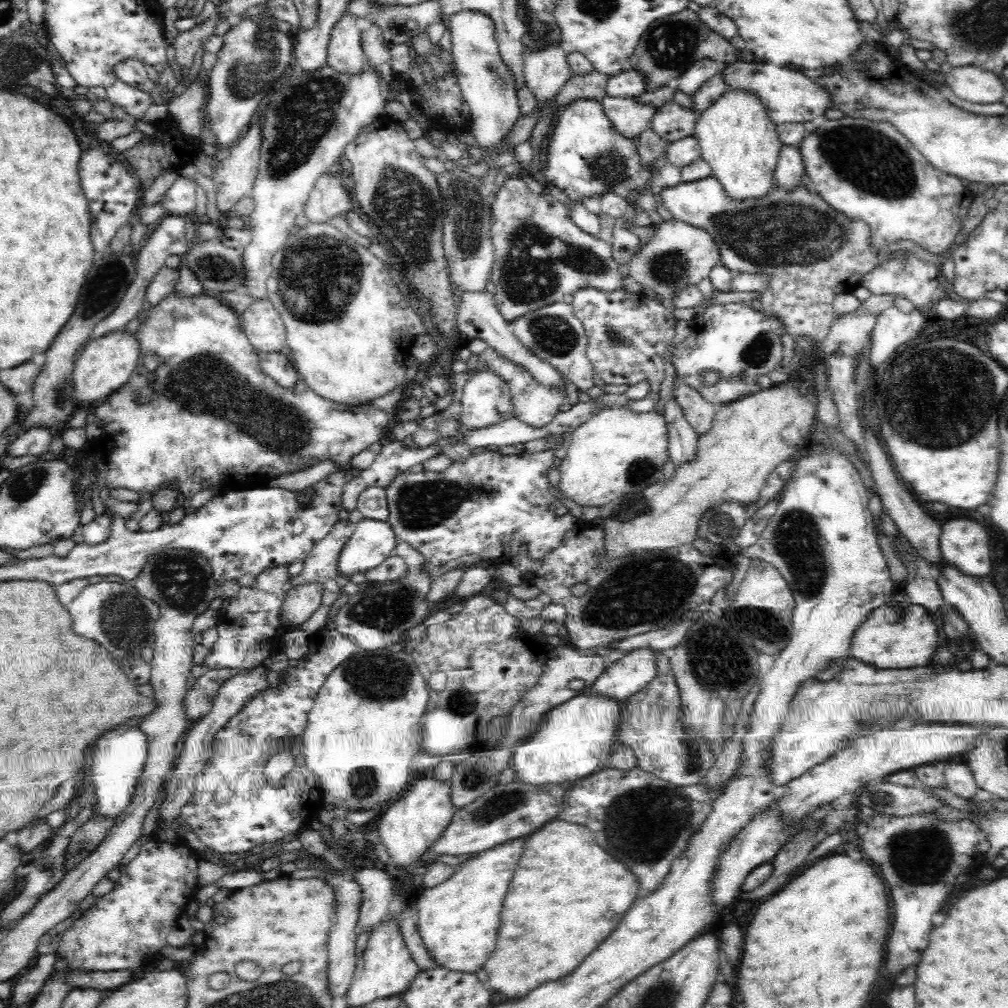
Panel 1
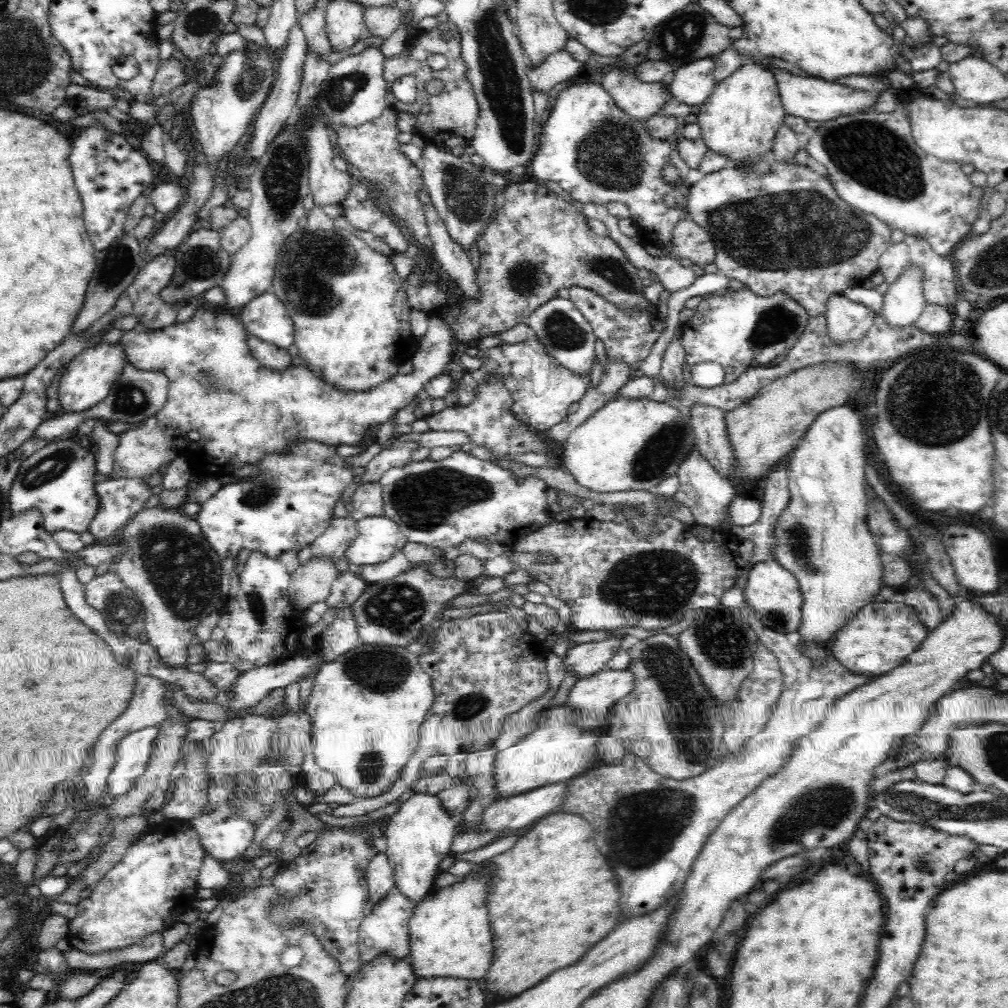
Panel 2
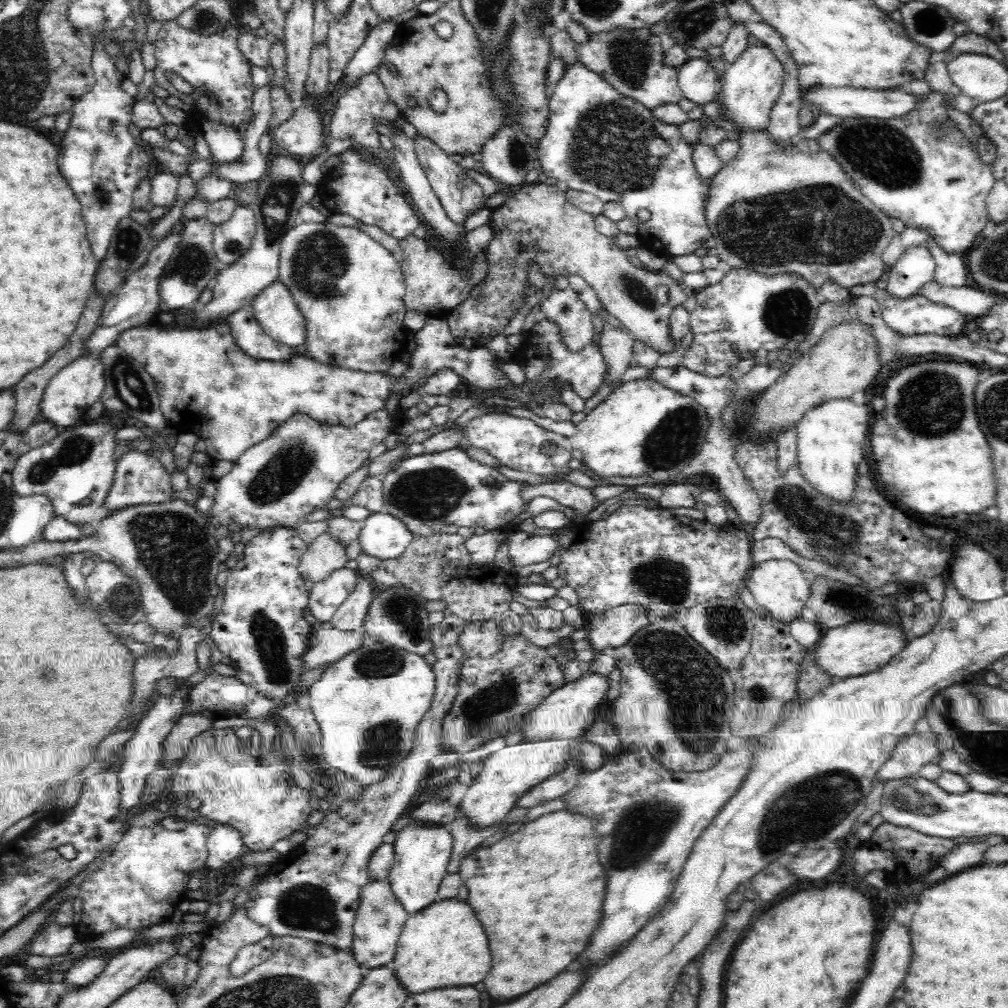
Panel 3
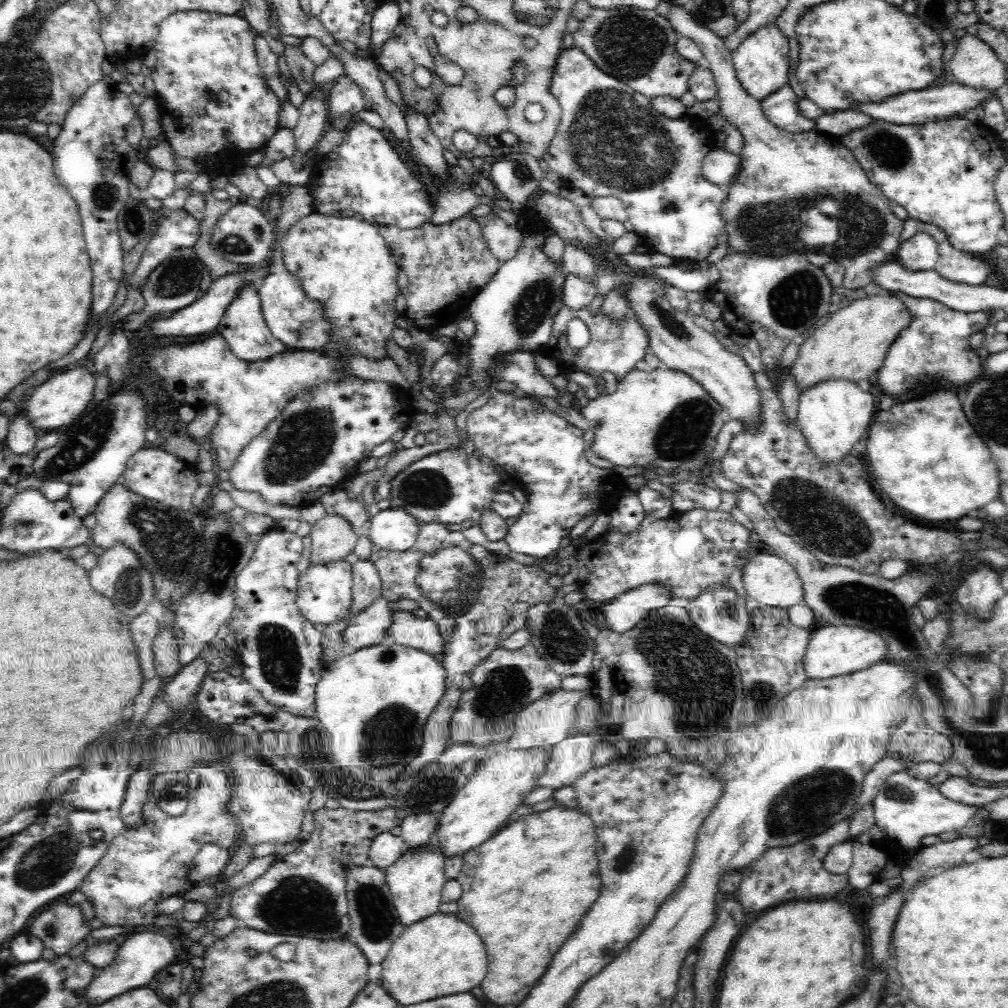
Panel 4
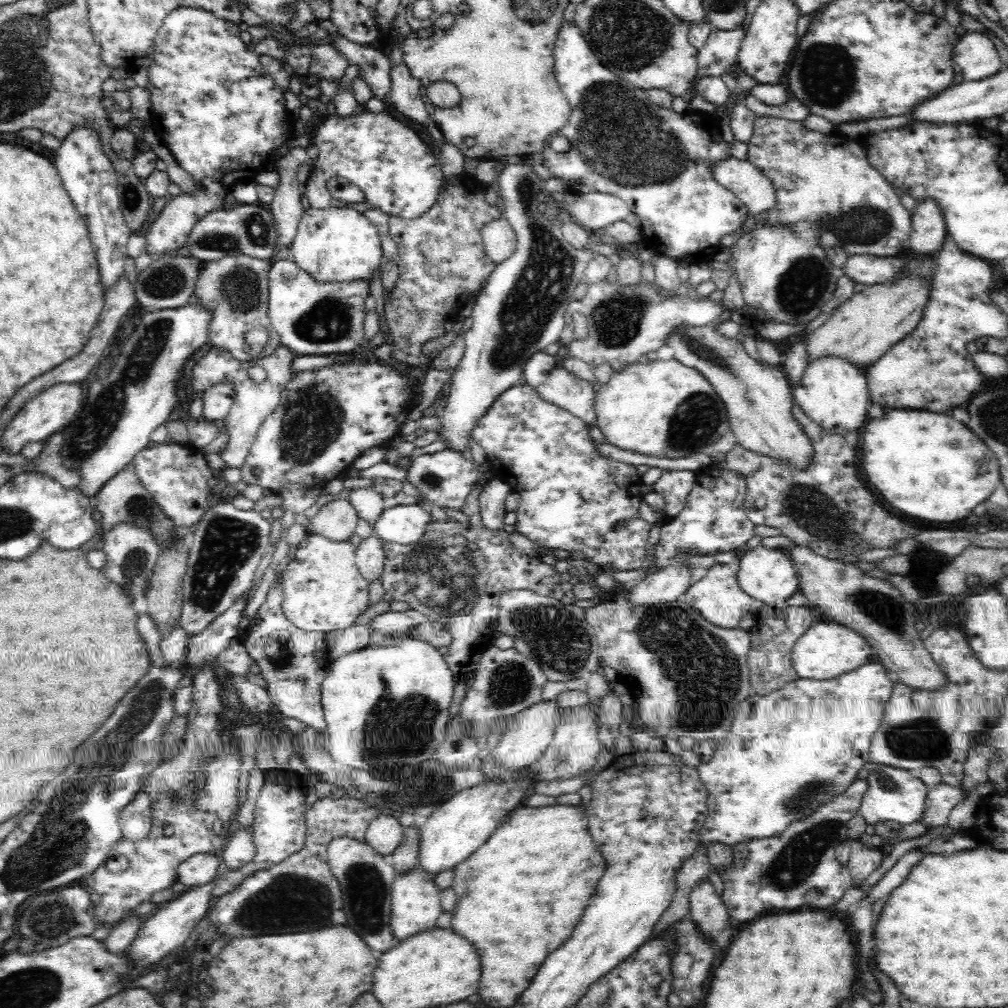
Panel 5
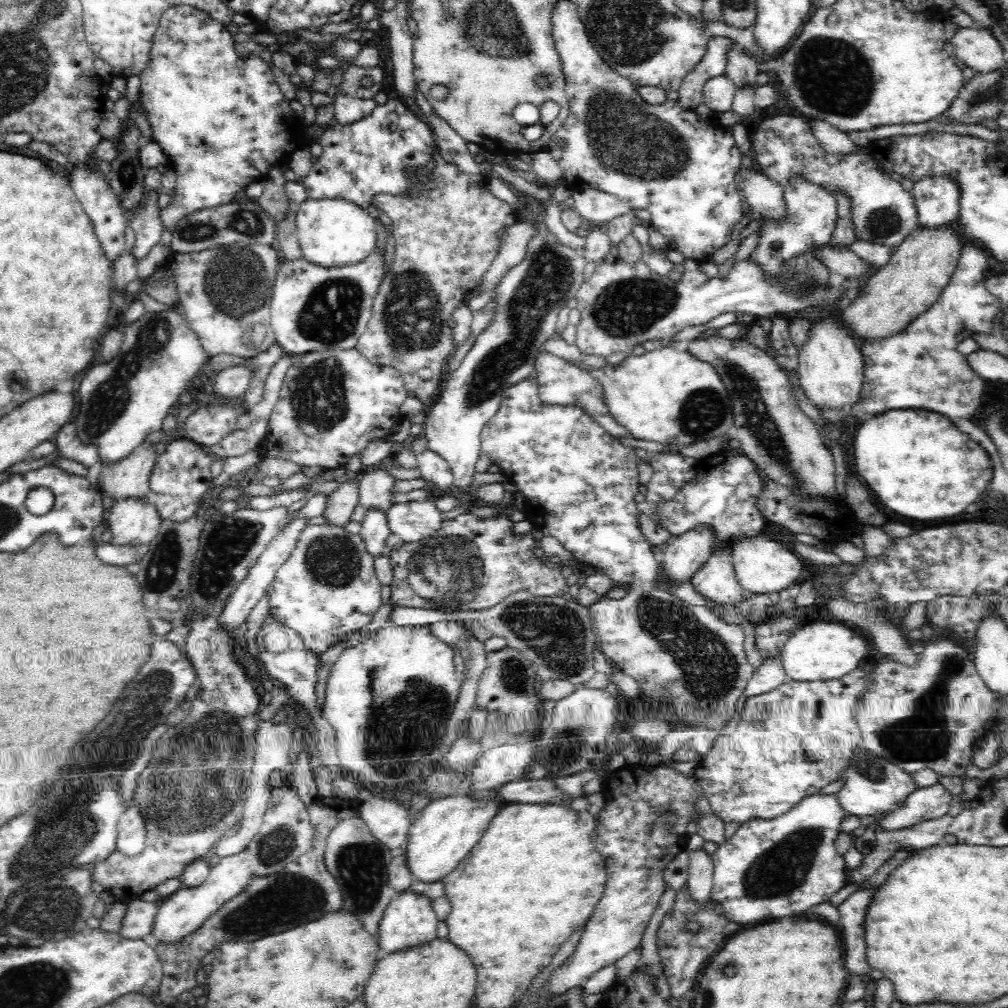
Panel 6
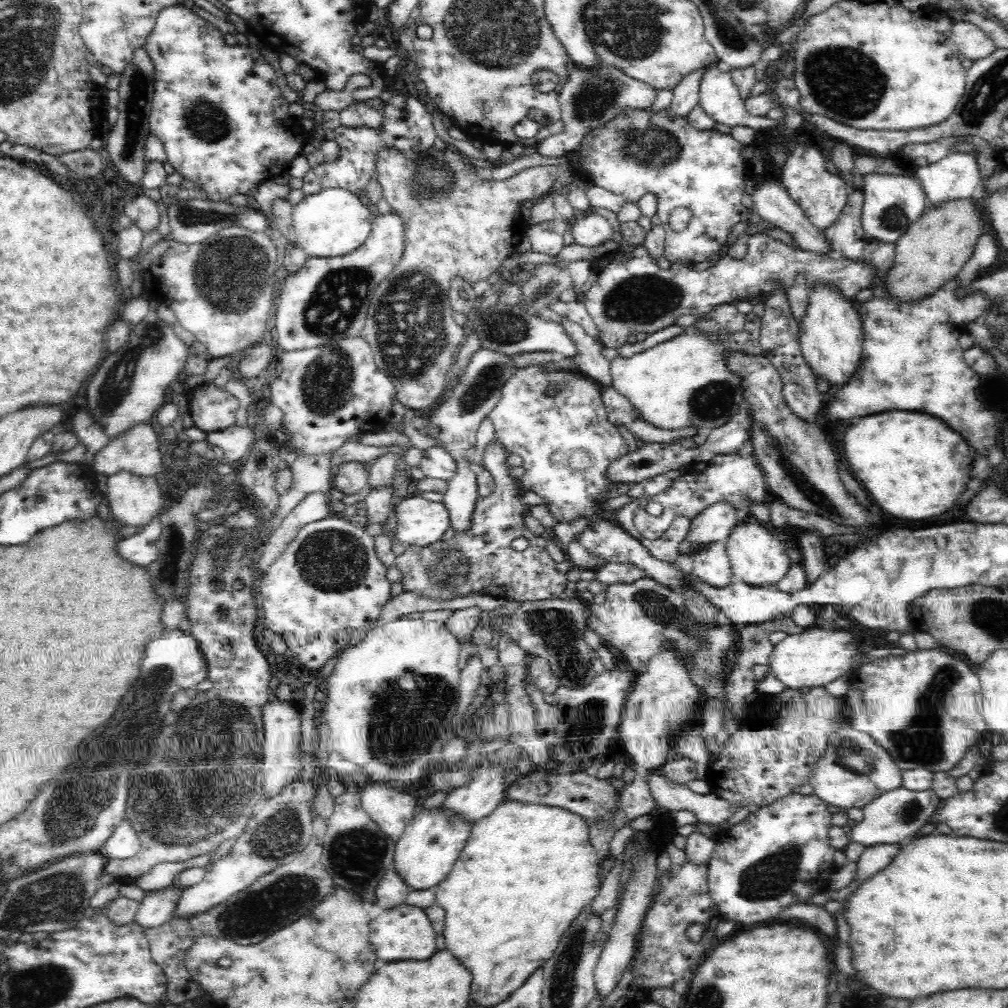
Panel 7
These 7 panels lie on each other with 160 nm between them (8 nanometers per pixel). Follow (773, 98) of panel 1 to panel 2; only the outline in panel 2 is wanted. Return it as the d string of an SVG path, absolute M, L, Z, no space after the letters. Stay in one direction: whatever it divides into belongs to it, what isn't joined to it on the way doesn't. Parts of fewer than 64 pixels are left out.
M770 68L774 75L779 97L788 116L796 116L804 120L816 120L823 123L827 120L846 116L852 113L858 113L863 108L874 106L878 102L880 94L870 93L860 89L852 89L846 85L840 85L835 82L828 82L816 77L802 77L793 75L785 69Z

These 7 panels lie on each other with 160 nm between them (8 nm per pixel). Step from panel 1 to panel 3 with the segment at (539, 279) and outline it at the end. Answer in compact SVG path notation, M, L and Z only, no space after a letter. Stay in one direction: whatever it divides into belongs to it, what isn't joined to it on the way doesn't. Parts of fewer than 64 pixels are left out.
M537 182L535 184L524 184L522 185L522 188L518 190L515 194L512 194L509 198L506 198L506 200L496 209L492 210L492 217L490 217L488 222L493 230L492 233L492 240L488 242L488 246L483 249L484 255L486 255L486 261L488 261L488 274L486 274L486 278L481 282L481 284L478 284L470 294L468 294L468 297L466 297L466 300L456 308L456 310L449 313L449 316L446 318L447 324L449 325L449 331L451 332L451 335L457 340L460 341L463 338L472 338L472 340L476 340L476 338L482 338L482 336L498 336L498 334L504 334L504 330L506 326L509 324L511 318L516 315L520 309L522 309L525 305L524 297L525 292L525 285L529 284L528 281L528 273L530 264L537 264L538 267L540 267L540 270L542 271L542 274L544 277L570 277L571 275L577 275L580 276L580 279L583 279L586 281L586 284L588 284L588 287L592 288L595 291L595 294L598 296L598 298L601 301L601 304L605 307L607 312L614 318L614 320L618 320L620 324L622 324L622 327L625 328L626 331L628 331L634 339L641 340L646 344L646 346L650 346L650 348L653 348L653 350L657 350L661 354L664 354L666 352L672 352L675 350L679 344L675 344L670 336L670 316L672 315L672 312L679 306L684 304L686 302L686 299L688 298L688 294L684 294L683 289L680 288L679 284L670 278L668 275L664 273L654 273L654 272L648 272L641 270L640 268L636 268L633 266L632 263L630 263L630 260L628 260L628 255L626 254L626 251L623 249L618 248L617 242L615 240L615 237L608 238L607 236L603 236L600 234L595 227L595 217L592 214L588 214L587 212L584 212L580 210L579 208L576 208L573 204L570 204L568 202L568 199L566 199L566 193L563 191L560 191L555 184L549 184L549 183L540 183Z

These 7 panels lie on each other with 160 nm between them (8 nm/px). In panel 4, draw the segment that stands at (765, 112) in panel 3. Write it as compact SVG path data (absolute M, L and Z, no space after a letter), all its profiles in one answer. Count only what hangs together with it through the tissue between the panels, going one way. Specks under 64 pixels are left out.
M773 22L764 24L764 28L758 28L732 52L734 70L742 88L760 103L782 88L788 83L789 51L788 38Z

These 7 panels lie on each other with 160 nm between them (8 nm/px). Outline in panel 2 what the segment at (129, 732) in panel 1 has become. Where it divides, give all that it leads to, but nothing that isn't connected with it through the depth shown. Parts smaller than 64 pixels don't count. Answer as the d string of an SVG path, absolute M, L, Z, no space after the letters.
M147 727L124 736L124 740L118 742L116 764L107 778L108 791L112 797L128 794L137 778L144 774L159 730L160 727Z

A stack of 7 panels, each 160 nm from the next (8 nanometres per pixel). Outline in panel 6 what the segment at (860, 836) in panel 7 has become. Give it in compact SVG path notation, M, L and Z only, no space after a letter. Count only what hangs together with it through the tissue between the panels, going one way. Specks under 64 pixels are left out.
M938 783L932 787L919 788L908 796L902 808L894 812L884 812L879 821L870 823L875 828L893 831L908 828L926 820L936 820L948 814L952 796Z

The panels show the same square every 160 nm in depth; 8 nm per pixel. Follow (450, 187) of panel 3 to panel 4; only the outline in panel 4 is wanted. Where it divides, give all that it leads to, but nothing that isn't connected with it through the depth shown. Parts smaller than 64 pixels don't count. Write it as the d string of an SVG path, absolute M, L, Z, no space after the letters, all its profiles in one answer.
M405 106L408 137L413 148L414 160L424 173L416 169L400 152L386 130L376 129L358 122L348 130L331 152L312 167L306 186L311 194L313 210L330 214L332 210L352 210L366 222L408 230L421 227L432 216L436 185L450 182L449 164L444 159L443 146L432 132L426 114L414 112Z

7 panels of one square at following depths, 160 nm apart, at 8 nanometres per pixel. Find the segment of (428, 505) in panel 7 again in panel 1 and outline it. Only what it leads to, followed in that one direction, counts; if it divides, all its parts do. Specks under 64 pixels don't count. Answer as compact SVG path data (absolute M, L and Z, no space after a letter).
M385 518L363 519L355 524L354 533L342 547L337 570L348 577L356 572L366 573L394 554L397 544L398 539Z

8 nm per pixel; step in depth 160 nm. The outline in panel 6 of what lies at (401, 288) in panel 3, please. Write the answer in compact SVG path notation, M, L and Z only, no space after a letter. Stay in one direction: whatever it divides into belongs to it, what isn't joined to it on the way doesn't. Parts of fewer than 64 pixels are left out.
M306 199L296 212L296 234L303 259L322 268L343 268L368 259L376 248L376 224L368 211L350 200Z

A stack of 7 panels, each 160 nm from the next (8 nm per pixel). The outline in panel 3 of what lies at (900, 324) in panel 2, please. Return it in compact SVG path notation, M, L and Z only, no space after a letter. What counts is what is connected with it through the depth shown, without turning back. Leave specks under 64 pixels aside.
M911 246L904 252L904 255L891 268L887 269L886 282L888 286L885 288L891 296L897 298L909 298L918 295L920 287L924 287L933 282L936 264L932 254L924 246Z

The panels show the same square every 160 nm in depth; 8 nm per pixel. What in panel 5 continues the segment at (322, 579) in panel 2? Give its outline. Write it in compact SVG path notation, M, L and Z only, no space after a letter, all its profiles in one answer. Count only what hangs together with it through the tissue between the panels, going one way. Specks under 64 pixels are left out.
M337 499L323 505L310 519L308 532L334 542L350 540L357 528L357 512L348 499Z

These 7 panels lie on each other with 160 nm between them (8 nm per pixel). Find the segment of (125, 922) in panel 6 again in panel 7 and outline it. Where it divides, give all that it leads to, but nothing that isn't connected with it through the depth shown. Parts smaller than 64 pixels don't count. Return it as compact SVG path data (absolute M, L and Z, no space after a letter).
M177 884L162 891L150 892L139 902L132 920L142 928L156 928L173 916L183 887Z

